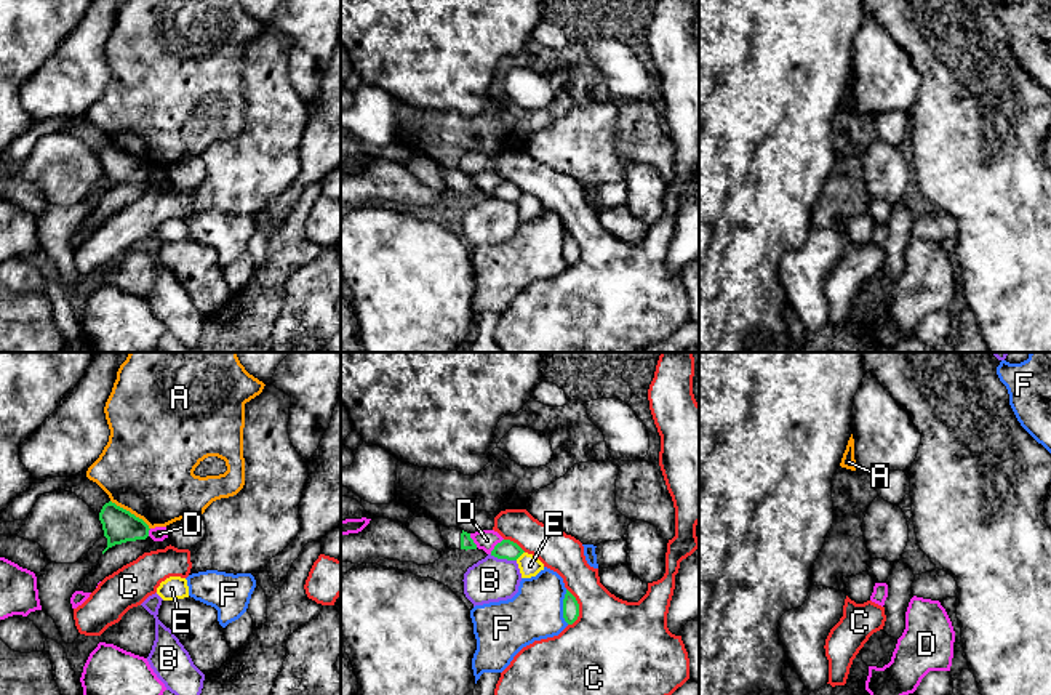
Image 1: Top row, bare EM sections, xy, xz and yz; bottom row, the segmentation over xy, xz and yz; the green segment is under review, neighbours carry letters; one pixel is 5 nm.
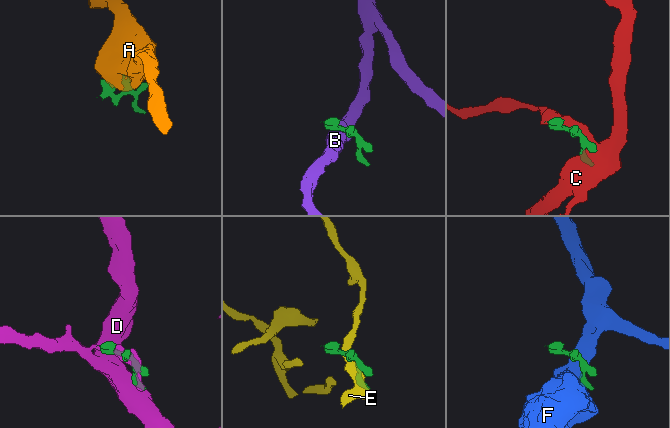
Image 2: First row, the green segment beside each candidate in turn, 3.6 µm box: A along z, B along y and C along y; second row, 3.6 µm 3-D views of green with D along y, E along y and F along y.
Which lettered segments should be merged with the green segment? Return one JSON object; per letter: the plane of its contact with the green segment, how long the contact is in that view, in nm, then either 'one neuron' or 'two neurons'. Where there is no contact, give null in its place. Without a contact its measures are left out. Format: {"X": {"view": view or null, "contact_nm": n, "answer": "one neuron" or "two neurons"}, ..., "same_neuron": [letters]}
{"A": {"view": "xy", "contact_nm": 240, "answer": "two neurons"}, "B": {"view": "xz", "contact_nm": 140, "answer": "two neurons"}, "C": {"view": "xz", "contact_nm": 190, "answer": "two neurons"}, "D": {"view": "xz", "contact_nm": 100, "answer": "two neurons"}, "E": {"view": "xz", "contact_nm": 60, "answer": "two neurons"}, "F": {"view": "xz", "contact_nm": 180, "answer": "two neurons"}, "same_neuron": []}

